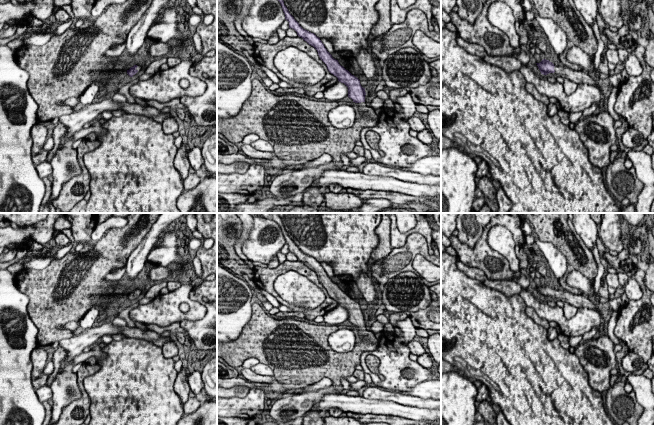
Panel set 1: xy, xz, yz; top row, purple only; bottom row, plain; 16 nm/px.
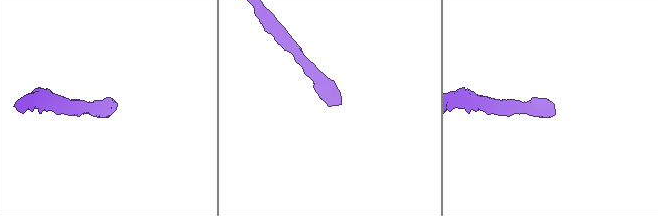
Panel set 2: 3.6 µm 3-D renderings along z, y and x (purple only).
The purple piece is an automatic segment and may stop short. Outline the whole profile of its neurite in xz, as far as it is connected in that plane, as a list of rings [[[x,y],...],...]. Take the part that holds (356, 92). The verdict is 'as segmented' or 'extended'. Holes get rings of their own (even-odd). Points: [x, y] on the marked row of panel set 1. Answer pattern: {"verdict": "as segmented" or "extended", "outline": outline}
{"verdict": "extended", "outline": [[[283,0],[278,1],[282,6],[285,19],[289,22],[289,28],[294,29],[299,37],[301,37],[309,45],[313,46],[317,50],[320,59],[326,64],[328,71],[336,76],[339,82],[344,83],[348,87],[348,97],[358,105],[358,116],[370,117],[372,120],[375,120],[378,116],[375,110],[369,107],[365,102],[366,92],[365,88],[361,86],[360,80],[341,66],[338,60],[332,57],[319,37],[317,37],[314,33],[303,29],[299,25],[294,17],[289,13]]]}

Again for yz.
{"verdict": "extended", "outline": [[[543,59],[540,63],[536,63],[541,74],[547,75],[549,73],[554,73],[557,76],[562,77],[563,79],[569,79],[570,81],[576,84],[589,84],[589,85],[598,85],[598,82],[593,79],[589,74],[581,71],[572,70],[566,66],[556,66],[549,60]]]}

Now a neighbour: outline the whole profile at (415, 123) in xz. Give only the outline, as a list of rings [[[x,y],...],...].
[[[412,116],[407,120],[407,122],[410,126],[410,129],[414,131],[420,132],[426,129],[425,124],[422,122],[422,120],[419,117]]]

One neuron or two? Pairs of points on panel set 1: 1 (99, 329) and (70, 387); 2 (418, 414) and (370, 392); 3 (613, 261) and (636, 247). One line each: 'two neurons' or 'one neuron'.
1: one neuron
2: two neurons
3: one neuron

